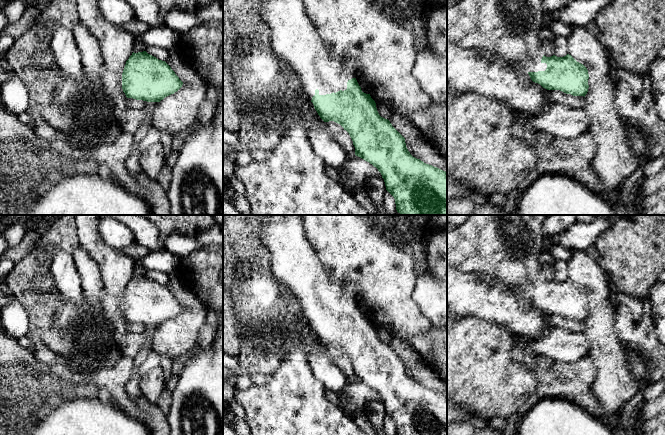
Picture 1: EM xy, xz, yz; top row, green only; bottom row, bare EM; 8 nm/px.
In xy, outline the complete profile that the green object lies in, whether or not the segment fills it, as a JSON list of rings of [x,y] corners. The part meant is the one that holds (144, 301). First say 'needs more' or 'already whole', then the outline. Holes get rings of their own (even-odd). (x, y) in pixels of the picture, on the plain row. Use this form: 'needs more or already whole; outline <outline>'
already whole; outline [[[146,275],[132,277],[122,297],[122,313],[127,322],[160,326],[177,316],[183,306],[162,284]]]

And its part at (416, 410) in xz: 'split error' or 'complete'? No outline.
complete

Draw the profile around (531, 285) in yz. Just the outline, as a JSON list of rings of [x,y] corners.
[[[540,274],[536,276],[518,276],[514,287],[523,290],[527,296],[545,295],[547,288],[541,286],[542,281]]]

